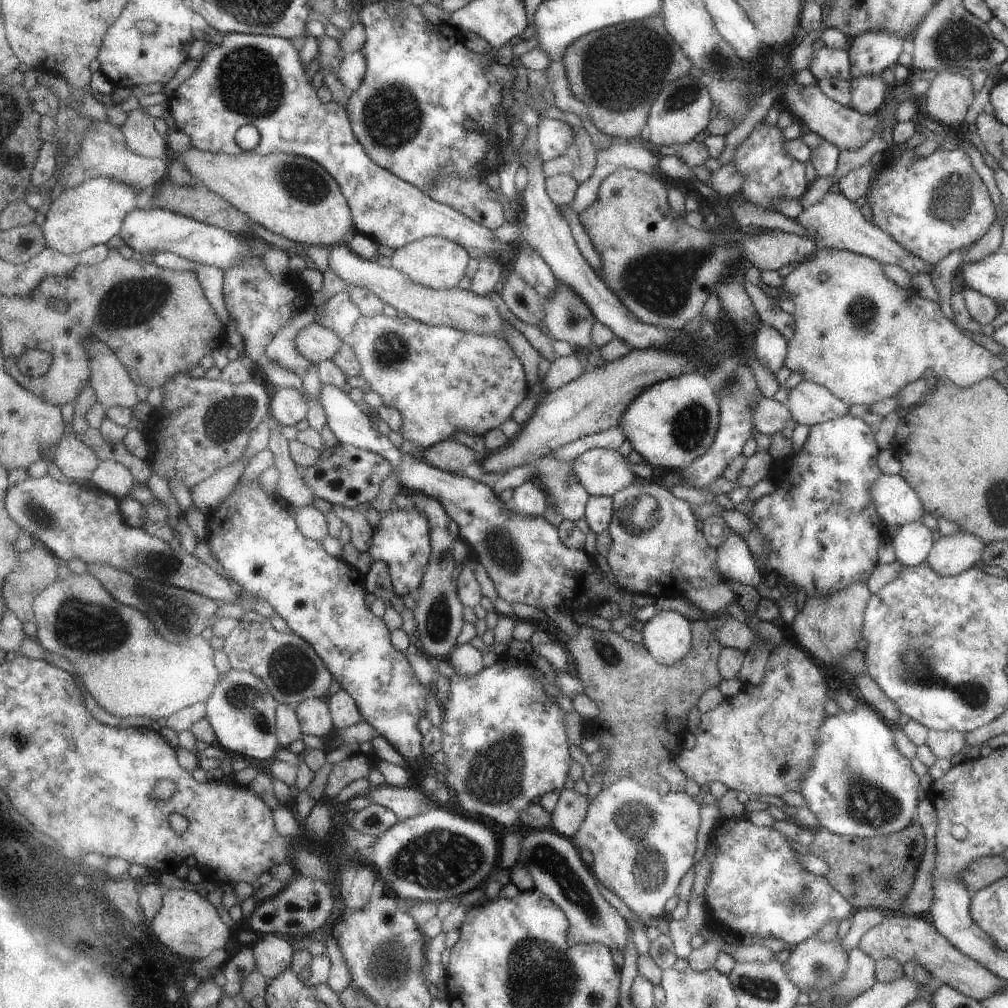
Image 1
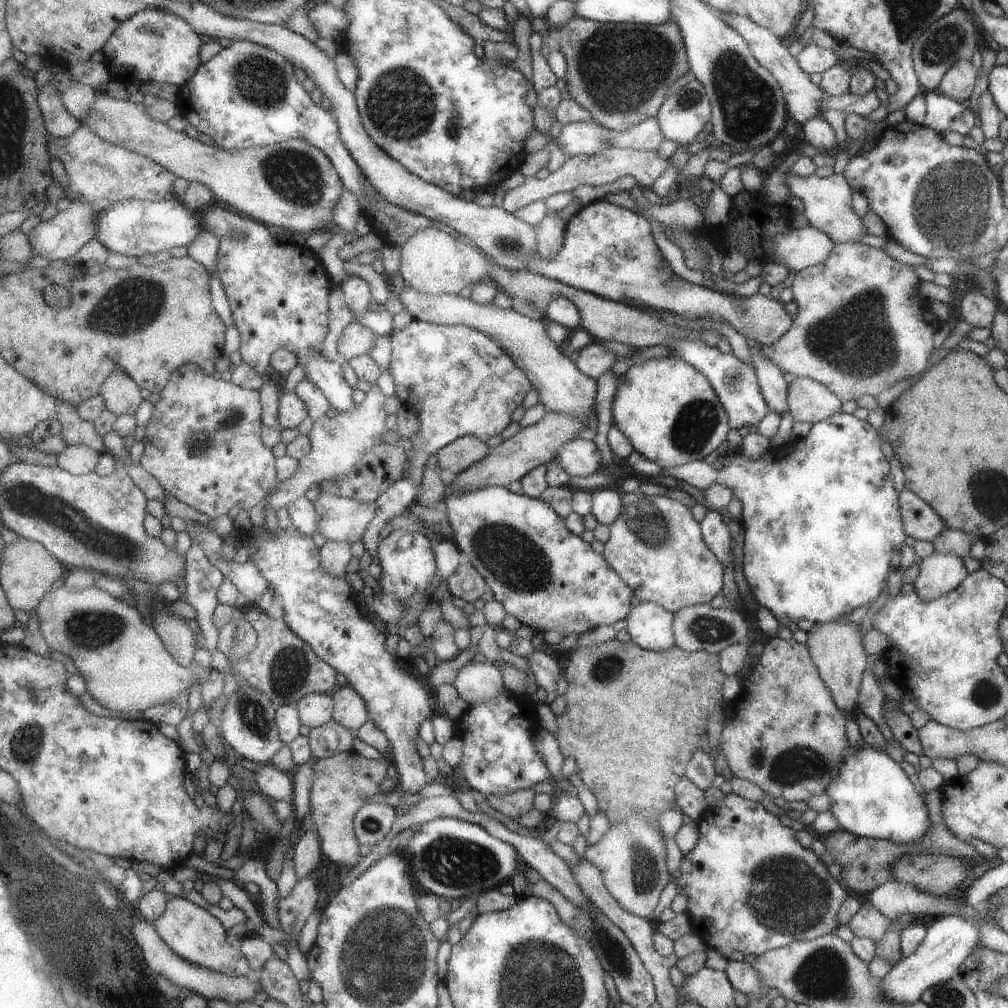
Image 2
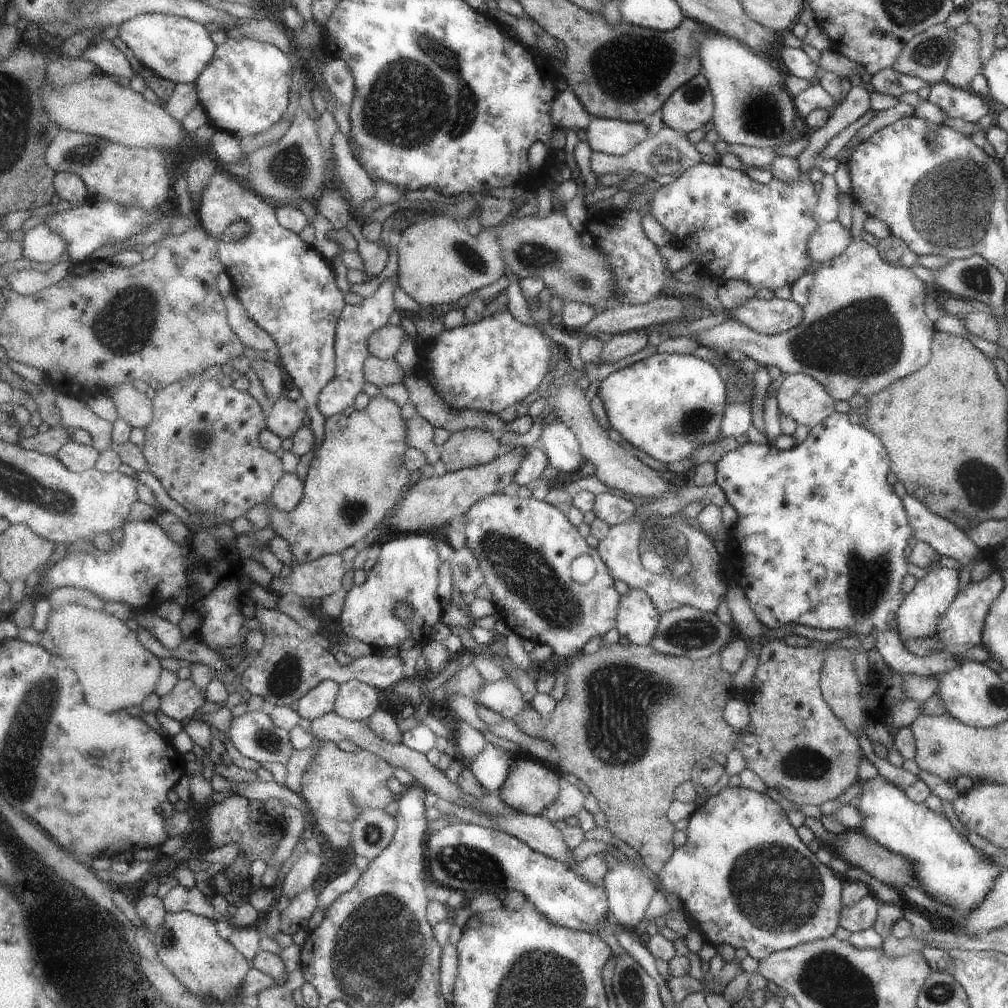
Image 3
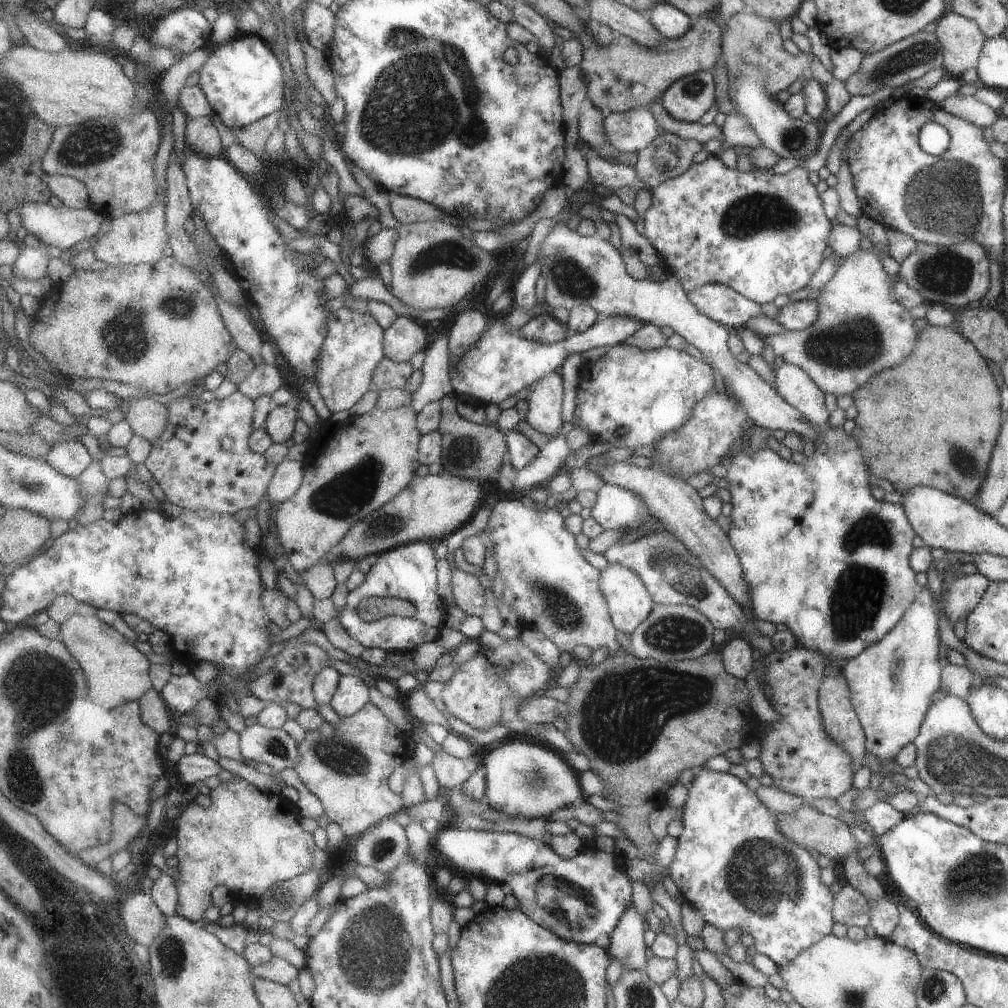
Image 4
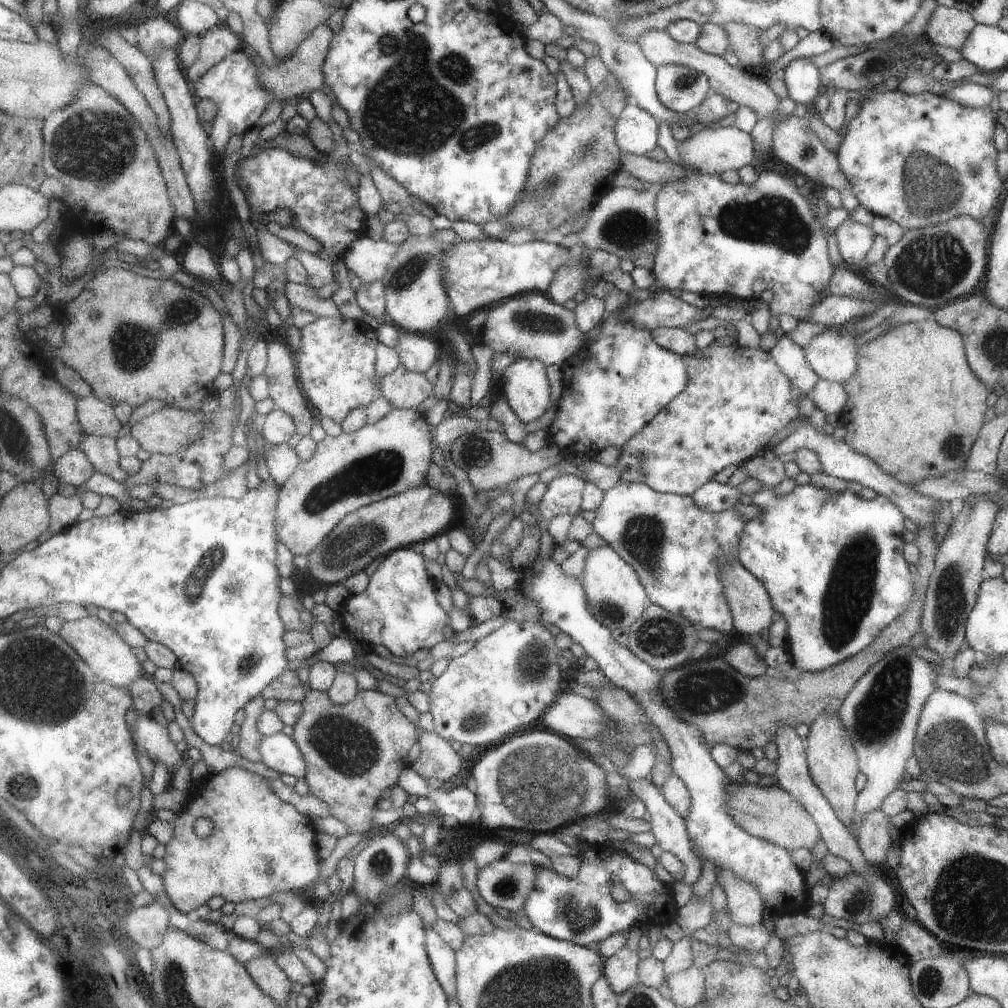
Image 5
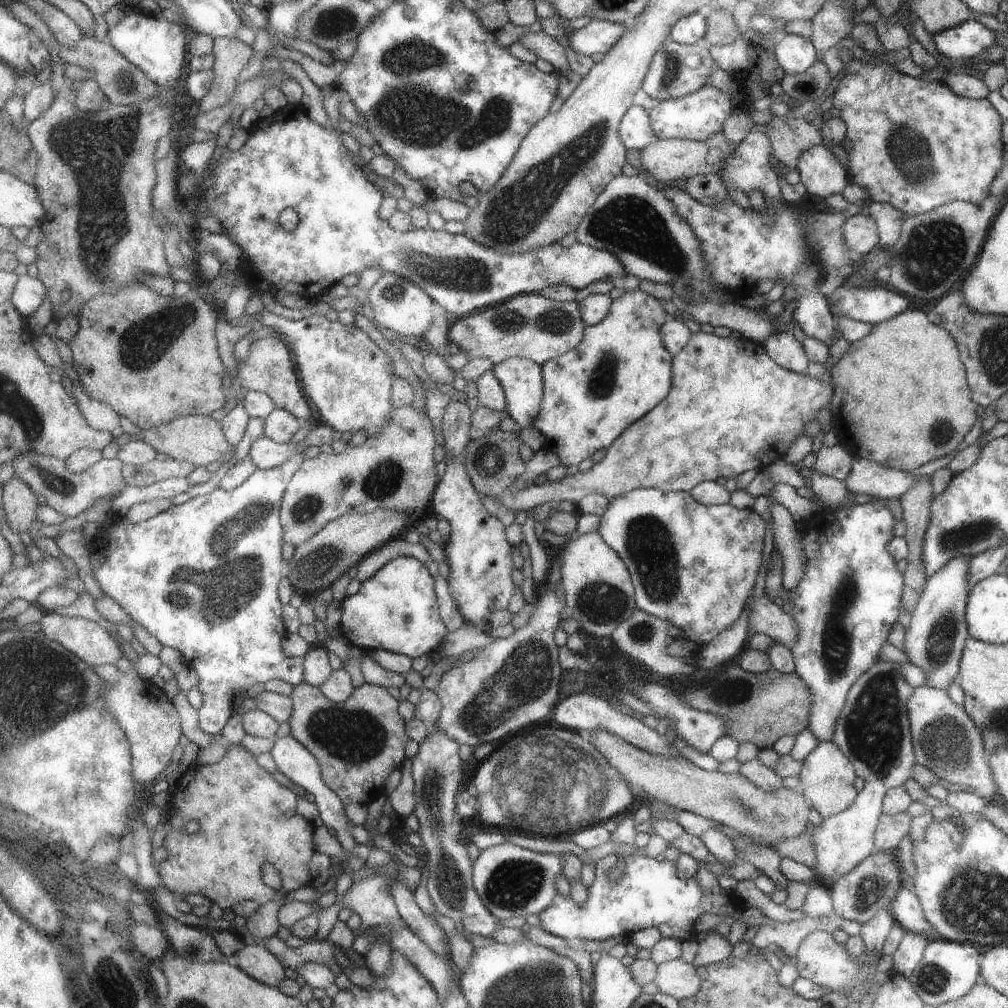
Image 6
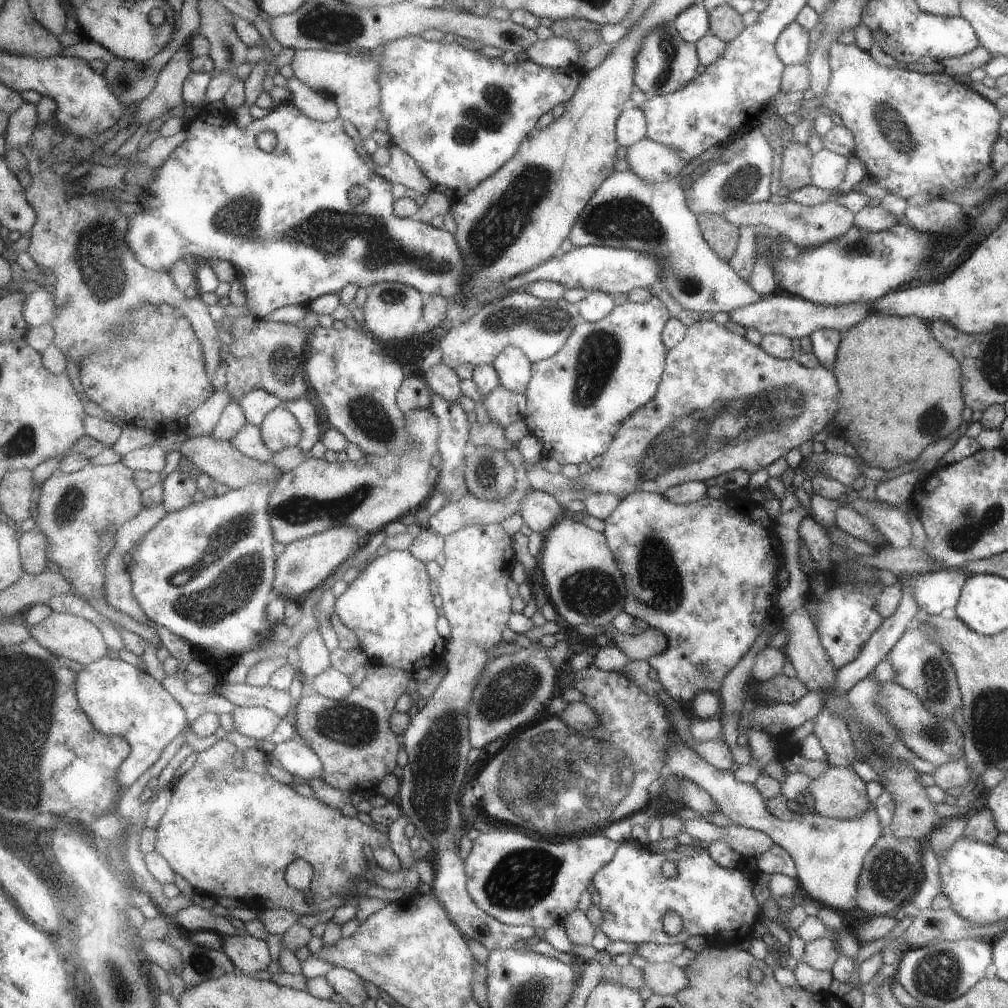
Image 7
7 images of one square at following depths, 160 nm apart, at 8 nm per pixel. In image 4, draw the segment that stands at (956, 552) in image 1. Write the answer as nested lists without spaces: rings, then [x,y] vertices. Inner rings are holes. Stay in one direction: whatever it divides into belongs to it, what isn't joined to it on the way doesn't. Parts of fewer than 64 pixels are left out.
[[[927,586],[918,587],[913,602],[897,624],[878,643],[869,645],[856,657],[847,659],[840,672],[846,679],[849,700],[864,734],[864,752],[873,754],[877,762],[893,761],[893,757],[913,738],[929,705],[937,698],[941,682],[941,665],[937,661],[941,645],[937,634],[937,619],[941,617],[939,601],[933,604]]]

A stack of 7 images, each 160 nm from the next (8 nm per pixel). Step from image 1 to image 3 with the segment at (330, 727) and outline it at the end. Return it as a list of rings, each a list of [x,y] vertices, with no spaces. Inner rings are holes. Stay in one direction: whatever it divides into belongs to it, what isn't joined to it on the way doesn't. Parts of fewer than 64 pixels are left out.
[[[327,679],[312,688],[294,706],[297,712],[309,721],[314,721],[324,714],[334,711],[334,706],[340,691],[340,684],[334,680]]]

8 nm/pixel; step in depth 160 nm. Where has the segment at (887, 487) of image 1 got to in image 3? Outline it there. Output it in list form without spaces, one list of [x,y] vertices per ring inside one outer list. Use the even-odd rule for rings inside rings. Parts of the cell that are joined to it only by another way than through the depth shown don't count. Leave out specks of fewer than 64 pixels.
[[[906,494],[901,500],[908,525],[912,528],[912,536],[930,544],[937,556],[953,558],[962,568],[971,564],[977,552],[982,551],[968,540],[965,532],[951,521],[929,512],[916,498]]]

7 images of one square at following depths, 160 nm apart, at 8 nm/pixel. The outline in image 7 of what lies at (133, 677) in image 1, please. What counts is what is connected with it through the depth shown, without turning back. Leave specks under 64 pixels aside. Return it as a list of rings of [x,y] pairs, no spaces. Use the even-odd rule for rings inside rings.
[[[52,612],[36,625],[29,627],[31,637],[41,646],[50,650],[53,654],[59,655],[65,661],[78,662],[87,666],[100,658],[103,658],[109,648],[103,640],[103,632],[84,617],[70,613]]]

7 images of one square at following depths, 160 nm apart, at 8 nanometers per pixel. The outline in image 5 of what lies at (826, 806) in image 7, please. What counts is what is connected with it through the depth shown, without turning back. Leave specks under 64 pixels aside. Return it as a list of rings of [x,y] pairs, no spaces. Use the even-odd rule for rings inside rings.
[[[836,712],[829,715],[824,713],[819,715],[816,720],[808,726],[809,735],[804,748],[806,756],[806,767],[809,778],[813,784],[821,791],[823,798],[839,819],[839,822],[856,838],[856,830],[852,826],[852,816],[854,802],[858,793],[855,791],[853,780],[857,776],[858,766],[856,756],[853,752],[851,743],[846,739],[842,732],[841,725],[838,723]]]

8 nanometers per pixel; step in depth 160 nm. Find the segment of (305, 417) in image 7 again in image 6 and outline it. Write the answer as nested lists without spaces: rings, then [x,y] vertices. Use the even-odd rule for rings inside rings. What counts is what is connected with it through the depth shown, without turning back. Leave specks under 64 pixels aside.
[[[303,447],[292,459],[275,468],[269,470],[256,469],[246,481],[243,481],[232,491],[226,491],[217,487],[206,495],[199,495],[180,505],[173,505],[168,511],[162,512],[151,520],[139,524],[127,522],[122,516],[115,518],[115,520],[112,518],[109,522],[105,522],[105,526],[100,528],[99,536],[97,535],[97,550],[101,549],[108,552],[108,556],[102,564],[93,566],[93,569],[90,567],[97,584],[99,584],[99,588],[107,592],[111,598],[117,600],[121,606],[124,606],[125,610],[141,626],[144,626],[153,636],[156,636],[163,646],[169,646],[178,650],[185,658],[186,666],[197,672],[199,680],[196,687],[201,690],[204,696],[203,704],[197,710],[198,728],[210,736],[223,731],[229,719],[232,718],[235,710],[235,692],[249,690],[251,686],[265,684],[271,679],[286,680],[294,687],[304,682],[304,657],[292,657],[285,654],[283,650],[283,639],[288,632],[284,623],[284,605],[279,600],[279,582],[288,573],[286,563],[283,560],[284,527],[280,519],[282,499],[291,479],[307,460],[307,449],[307,447]],[[111,522],[115,522],[117,527],[108,529],[107,527]],[[102,543],[107,548],[103,548]]]

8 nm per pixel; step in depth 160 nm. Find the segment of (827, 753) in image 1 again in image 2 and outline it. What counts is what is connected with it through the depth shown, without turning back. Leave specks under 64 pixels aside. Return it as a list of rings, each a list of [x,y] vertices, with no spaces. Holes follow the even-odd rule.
[[[869,745],[844,753],[838,775],[824,792],[831,801],[828,811],[841,829],[855,836],[906,845],[921,839],[931,824],[924,799],[915,791],[899,763]]]

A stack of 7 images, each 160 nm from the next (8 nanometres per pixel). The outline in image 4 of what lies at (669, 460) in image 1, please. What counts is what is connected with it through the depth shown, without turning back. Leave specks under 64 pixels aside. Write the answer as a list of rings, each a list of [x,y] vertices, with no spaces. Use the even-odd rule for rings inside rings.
[[[629,343],[606,348],[604,355],[589,364],[590,368],[577,385],[575,410],[570,421],[577,429],[585,430],[591,441],[629,449],[653,446],[670,432],[681,428],[690,419],[693,409],[715,386],[712,365],[679,349],[665,346],[642,349]]]

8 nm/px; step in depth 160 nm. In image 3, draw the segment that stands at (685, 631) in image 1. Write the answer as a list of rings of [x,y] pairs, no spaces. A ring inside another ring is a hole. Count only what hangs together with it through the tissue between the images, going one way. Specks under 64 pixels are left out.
[[[628,586],[627,591],[620,596],[616,630],[633,644],[650,646],[660,613],[645,589]]]

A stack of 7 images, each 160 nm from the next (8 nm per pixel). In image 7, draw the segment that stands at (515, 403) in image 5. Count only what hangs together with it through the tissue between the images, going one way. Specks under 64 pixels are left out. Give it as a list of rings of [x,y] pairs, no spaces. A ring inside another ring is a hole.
[[[507,347],[495,357],[492,365],[505,388],[526,396],[529,379],[532,378],[533,363],[522,348]]]

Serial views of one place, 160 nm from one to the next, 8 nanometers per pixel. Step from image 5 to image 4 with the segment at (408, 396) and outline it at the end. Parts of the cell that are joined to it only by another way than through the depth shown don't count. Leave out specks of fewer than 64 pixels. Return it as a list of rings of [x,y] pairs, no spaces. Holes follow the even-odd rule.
[[[386,356],[375,369],[374,388],[377,391],[404,389],[413,372],[415,368],[409,362],[398,363]]]

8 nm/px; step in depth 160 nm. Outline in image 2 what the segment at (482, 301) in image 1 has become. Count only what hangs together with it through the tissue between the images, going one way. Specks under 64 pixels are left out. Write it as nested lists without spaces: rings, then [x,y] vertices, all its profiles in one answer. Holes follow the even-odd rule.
[[[404,284],[404,287],[405,290],[399,294],[391,291],[391,296],[394,295],[401,300],[413,319],[438,325],[465,325],[487,333],[528,373],[538,392],[539,402],[543,403],[548,411],[575,416],[578,419],[584,417],[585,421],[592,418],[597,400],[597,379],[579,370],[576,362],[563,353],[564,345],[555,343],[549,338],[539,319],[518,313],[515,308],[505,309],[494,303],[478,303],[471,297],[463,298],[456,294],[425,294],[407,284]]]

